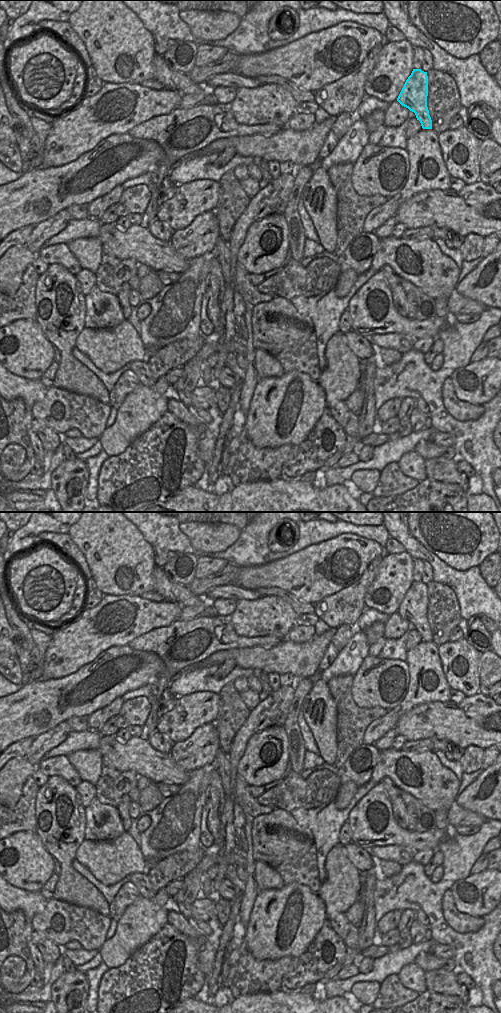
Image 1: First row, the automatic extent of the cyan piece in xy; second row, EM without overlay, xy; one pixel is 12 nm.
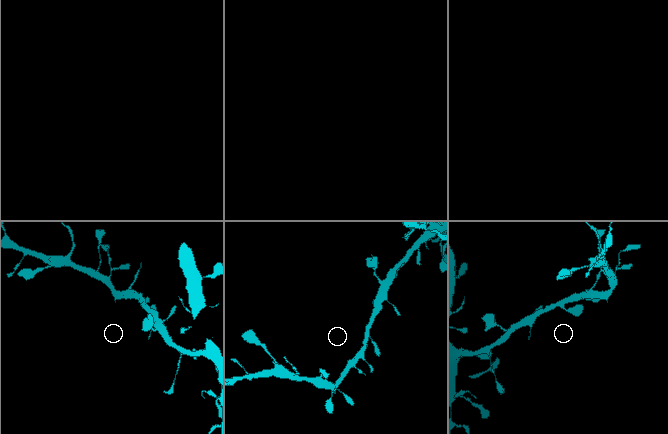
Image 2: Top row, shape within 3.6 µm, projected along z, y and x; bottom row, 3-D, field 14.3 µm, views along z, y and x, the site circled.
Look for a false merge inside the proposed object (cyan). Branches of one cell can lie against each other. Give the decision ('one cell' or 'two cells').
one cell

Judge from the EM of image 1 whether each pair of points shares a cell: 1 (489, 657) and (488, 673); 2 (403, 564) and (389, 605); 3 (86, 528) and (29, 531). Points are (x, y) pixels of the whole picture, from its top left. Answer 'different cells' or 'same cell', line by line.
1: same cell
2: same cell
3: different cells

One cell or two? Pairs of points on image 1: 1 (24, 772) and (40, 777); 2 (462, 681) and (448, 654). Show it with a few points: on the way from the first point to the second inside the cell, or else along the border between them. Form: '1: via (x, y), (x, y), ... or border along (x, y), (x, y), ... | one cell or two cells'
1: border along (36, 768), (31, 775) | two cells
2: via (455, 675), (450, 666), (450, 661) | one cell

